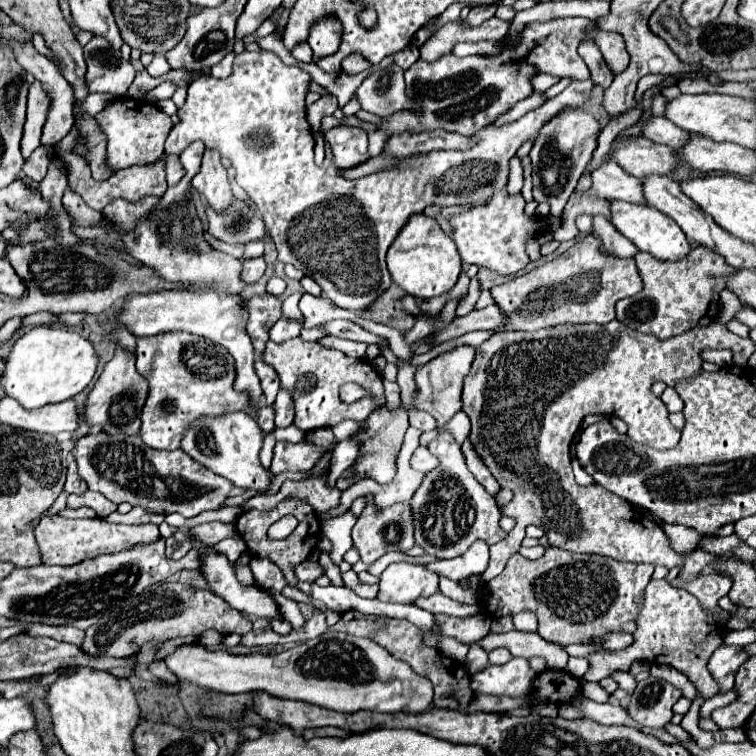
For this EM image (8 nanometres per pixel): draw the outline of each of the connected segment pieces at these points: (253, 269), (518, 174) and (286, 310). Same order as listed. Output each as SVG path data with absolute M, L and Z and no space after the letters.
M262 257L258 259L246 259L244 261L244 267L242 267L242 281L244 283L256 283L262 275L264 275L264 269L266 269L266 263Z
M514 156L510 160L509 166L510 166L510 173L507 183L508 192L511 195L521 194L521 189L524 183L521 160L517 156Z
M300 291L300 293L292 293L290 297L284 299L282 317L288 317L288 319L302 319L302 313L300 313L300 309L298 309L298 301L300 301L302 295L304 295L304 291Z

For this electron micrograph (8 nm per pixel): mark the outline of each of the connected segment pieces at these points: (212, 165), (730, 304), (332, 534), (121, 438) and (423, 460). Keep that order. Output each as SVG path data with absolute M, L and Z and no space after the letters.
M216 149L204 151L202 167L192 179L192 185L210 207L216 207L216 211L224 211L224 207L228 207L228 203L232 201L232 189Z
M724 289L724 291L720 293L720 301L722 301L720 321L722 321L722 323L728 323L730 319L734 319L734 313L742 307L742 303L740 303L740 299L738 299L732 291L728 291L728 289Z
M350 511L344 513L344 515L338 517L338 519L330 519L330 521L322 522L322 534L334 545L332 555L330 555L330 559L332 559L334 563L340 563L342 557L344 557L344 553L352 547L350 531L352 531L354 523L356 523L356 517L354 517Z
M104 431L88 433L76 441L72 455L78 463L78 473L88 483L90 491L102 493L106 499L114 503L128 501L130 505L142 505L144 509L156 511L156 513L180 513L184 517L196 517L206 509L218 509L232 489L232 485L224 477L206 469L190 455L186 455L182 449L156 451L146 447L140 435L108 435Z
M418 446L411 457L410 464L412 469L418 471L432 471L439 465L439 461L430 454L427 447Z

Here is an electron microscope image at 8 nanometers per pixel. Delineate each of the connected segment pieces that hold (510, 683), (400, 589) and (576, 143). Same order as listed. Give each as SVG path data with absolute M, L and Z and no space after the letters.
M514 657L506 665L490 665L478 675L472 677L474 693L488 695L508 695L508 697L524 697L532 689L532 679L536 673L530 669L528 661L522 657Z
M392 563L380 577L380 601L390 603L414 603L420 595L430 597L438 591L438 573L426 569L420 563Z
M566 107L564 111L560 111L560 115L552 117L540 129L534 141L534 147L530 151L530 159L534 165L532 169L534 199L538 203L542 201L550 203L550 213L554 217L562 217L568 197L576 189L578 179L582 177L586 165L592 161L598 135L600 135L598 119L592 113L586 113L582 109L572 109L572 107Z

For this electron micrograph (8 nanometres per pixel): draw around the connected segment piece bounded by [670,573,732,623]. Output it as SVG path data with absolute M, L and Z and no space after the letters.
M716 573L716 575L708 575L708 577L698 577L698 579L692 579L692 581L674 579L674 581L670 581L670 585L676 587L676 589L684 589L684 591L692 593L694 597L698 597L702 601L702 605L708 611L716 611L716 615L724 623L728 623L730 613L728 611L722 611L718 607L718 599L724 597L724 595L728 595L728 591L732 587L732 579L728 575Z

